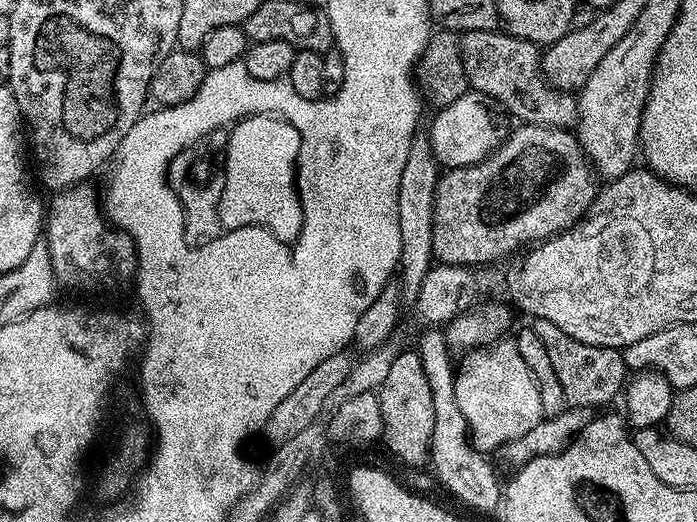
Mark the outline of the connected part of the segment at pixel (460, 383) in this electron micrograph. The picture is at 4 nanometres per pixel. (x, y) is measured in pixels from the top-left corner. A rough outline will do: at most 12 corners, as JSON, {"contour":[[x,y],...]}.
{"contour":[[515,339],[465,351],[454,398],[477,450],[545,419]]}

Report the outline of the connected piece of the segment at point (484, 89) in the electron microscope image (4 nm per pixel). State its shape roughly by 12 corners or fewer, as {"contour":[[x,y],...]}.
{"contour":[[503,31],[459,37],[471,91],[525,124],[571,129],[575,95],[541,49]]}

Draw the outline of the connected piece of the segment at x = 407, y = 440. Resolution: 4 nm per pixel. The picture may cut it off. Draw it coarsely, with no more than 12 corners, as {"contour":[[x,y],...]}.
{"contour":[[415,350],[378,390],[383,443],[404,464],[430,460],[434,398]]}

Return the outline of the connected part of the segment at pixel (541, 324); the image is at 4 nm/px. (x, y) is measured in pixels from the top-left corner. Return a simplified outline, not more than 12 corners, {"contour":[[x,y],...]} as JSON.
{"contour":[[533,319],[569,408],[600,410],[626,384],[624,353]]}

